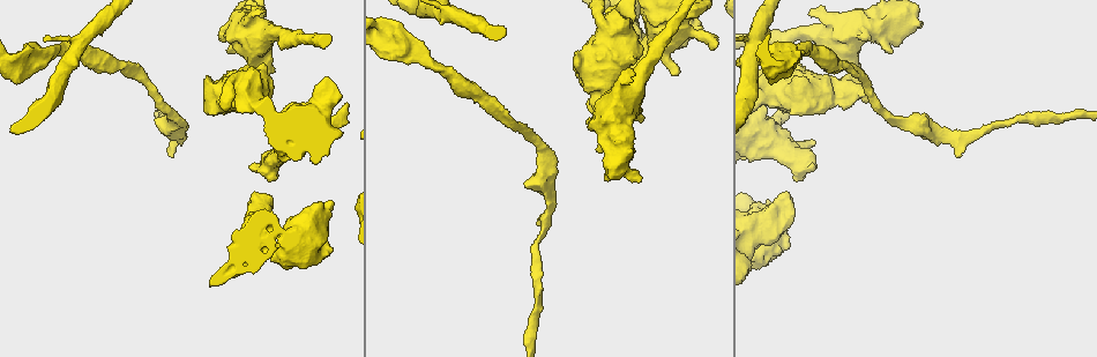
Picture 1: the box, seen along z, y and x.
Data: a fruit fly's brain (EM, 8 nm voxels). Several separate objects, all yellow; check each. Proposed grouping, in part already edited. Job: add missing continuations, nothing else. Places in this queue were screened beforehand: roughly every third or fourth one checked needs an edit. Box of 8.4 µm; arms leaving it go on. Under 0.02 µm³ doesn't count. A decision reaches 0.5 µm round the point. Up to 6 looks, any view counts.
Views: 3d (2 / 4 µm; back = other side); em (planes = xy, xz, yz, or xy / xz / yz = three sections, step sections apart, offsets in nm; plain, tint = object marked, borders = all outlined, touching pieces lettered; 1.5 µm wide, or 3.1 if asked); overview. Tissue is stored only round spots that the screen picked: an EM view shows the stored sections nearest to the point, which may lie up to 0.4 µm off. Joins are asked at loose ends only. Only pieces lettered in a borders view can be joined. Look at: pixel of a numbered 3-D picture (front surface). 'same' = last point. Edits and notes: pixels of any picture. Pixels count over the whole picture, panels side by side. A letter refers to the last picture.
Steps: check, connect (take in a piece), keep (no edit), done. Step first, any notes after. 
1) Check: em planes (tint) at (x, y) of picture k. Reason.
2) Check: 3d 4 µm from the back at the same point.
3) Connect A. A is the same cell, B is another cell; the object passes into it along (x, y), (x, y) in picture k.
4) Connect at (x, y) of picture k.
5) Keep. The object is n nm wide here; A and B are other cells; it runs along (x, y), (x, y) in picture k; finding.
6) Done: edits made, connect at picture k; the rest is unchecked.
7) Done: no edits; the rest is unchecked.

Check: 3d 2 µm at (256, 192) of picture 1. Thick end.

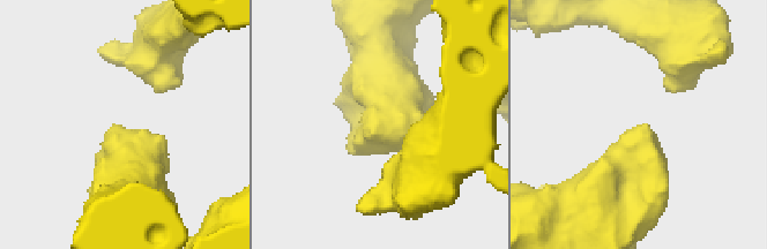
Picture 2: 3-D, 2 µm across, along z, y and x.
Check: em planes (borders) at (645, 124) of picture 2.

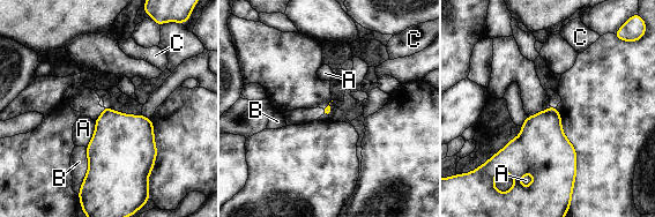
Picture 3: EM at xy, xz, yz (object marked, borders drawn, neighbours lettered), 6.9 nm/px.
Keep. A, B and C are other cells; a border runs along (534, 174), (528, 172), (518, 181) in picture 3; no lettered piece goes on from it.

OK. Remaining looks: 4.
Check: em xz step 4 (plain) at (956, 156) of picture 1. An open end.

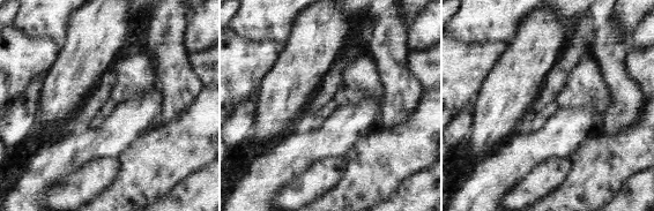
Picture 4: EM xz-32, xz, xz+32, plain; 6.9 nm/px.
Check: em xz step 4 (borders) at the same point.

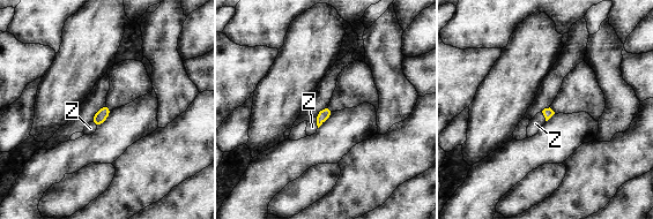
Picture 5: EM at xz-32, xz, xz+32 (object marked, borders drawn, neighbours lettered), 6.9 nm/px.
Connect at (312, 127) of picture 5. Z is the same cell; the object passes into it along (325, 113), (317, 122), (312, 127) in picture 5; it goes on there.

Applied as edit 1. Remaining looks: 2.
Done: edits made, connect at picture 5; the rest is unchecked.

